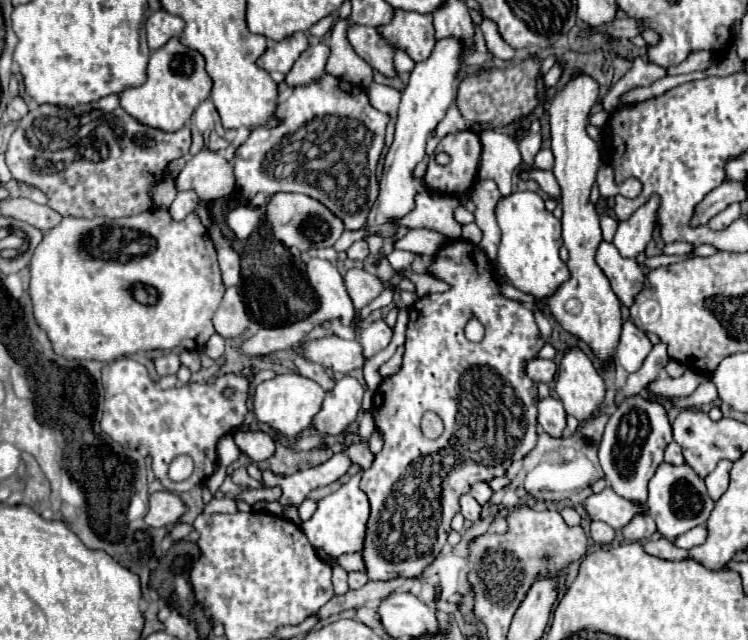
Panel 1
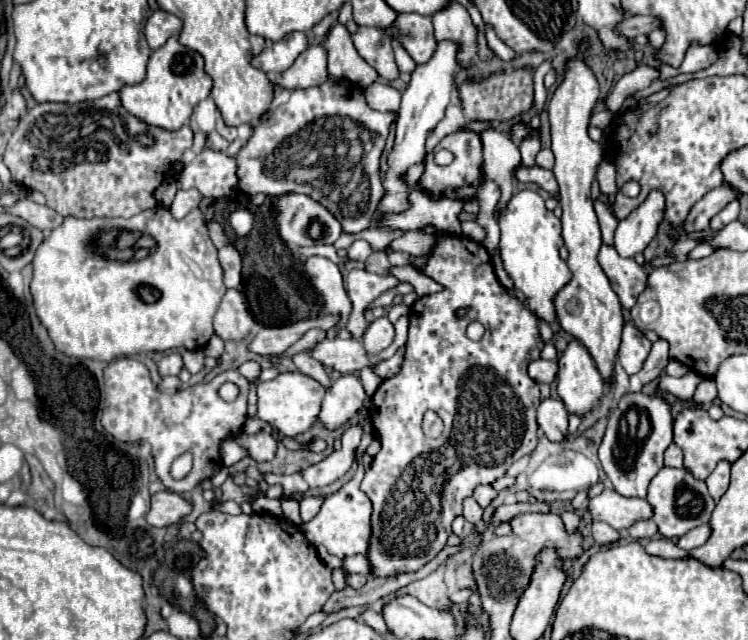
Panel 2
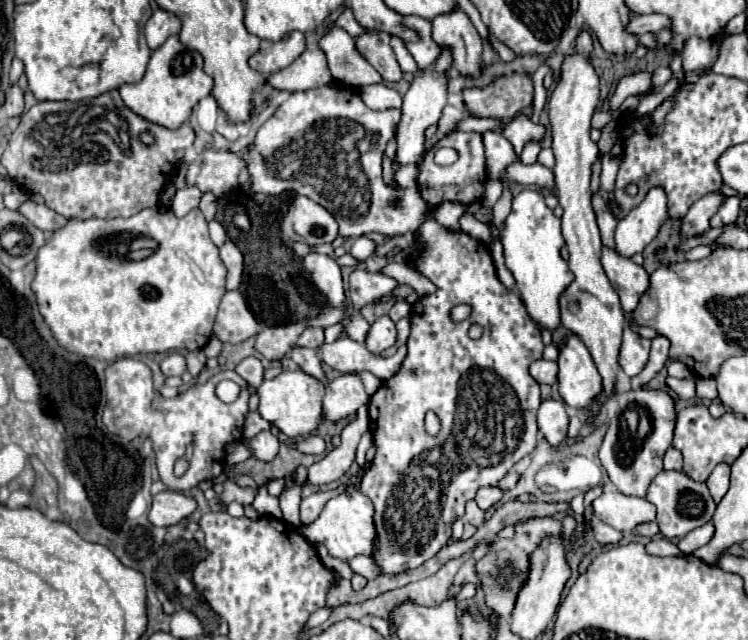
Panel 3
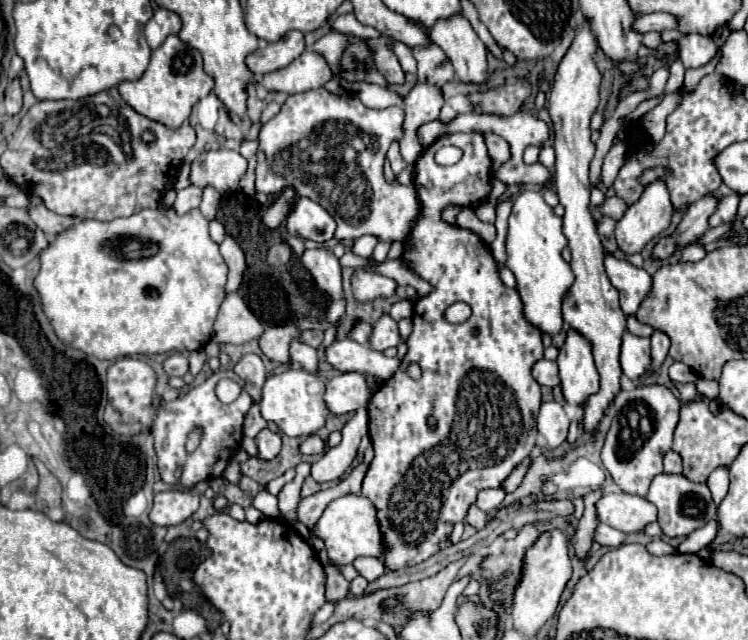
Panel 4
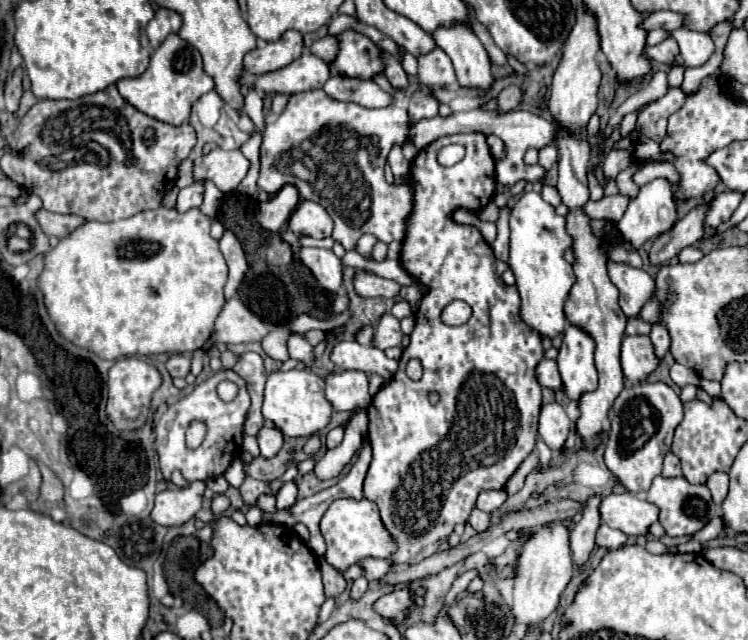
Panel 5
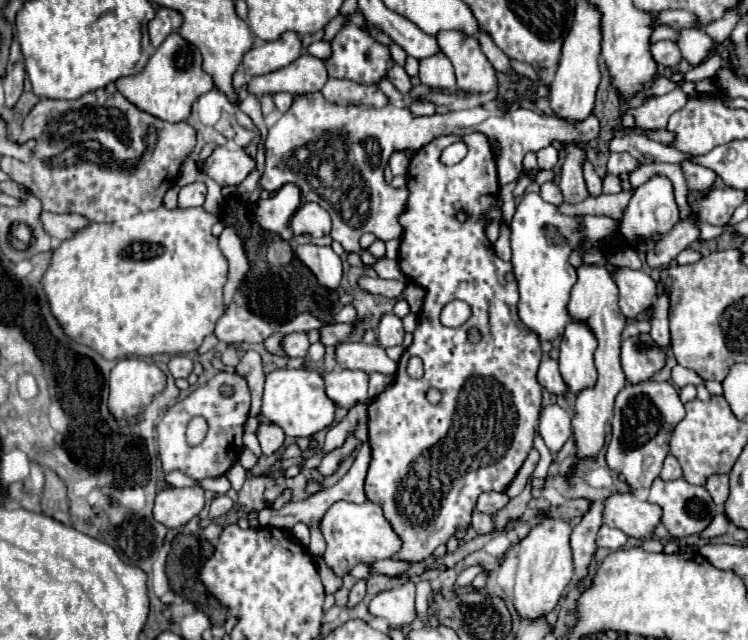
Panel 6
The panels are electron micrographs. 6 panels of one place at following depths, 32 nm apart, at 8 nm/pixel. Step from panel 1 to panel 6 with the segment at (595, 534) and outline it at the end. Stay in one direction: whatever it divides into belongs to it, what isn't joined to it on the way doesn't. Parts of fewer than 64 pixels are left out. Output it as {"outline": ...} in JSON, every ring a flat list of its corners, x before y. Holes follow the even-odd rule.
{"outline":[[602,524,602,528,598,530,598,538,596,544,600,548,608,548,608,550,620,550,626,544,628,536,624,532,620,532,618,528,610,528,606,524]]}

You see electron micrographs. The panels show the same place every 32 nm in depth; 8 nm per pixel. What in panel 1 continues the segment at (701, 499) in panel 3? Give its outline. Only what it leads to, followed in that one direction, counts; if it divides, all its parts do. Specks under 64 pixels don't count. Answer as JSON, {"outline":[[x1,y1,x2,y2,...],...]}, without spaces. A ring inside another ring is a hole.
{"outline":[[664,462,664,464,660,464,660,468,656,470,656,474,650,480,648,508,650,508,650,516,654,518,654,522,658,526,658,532,664,538,674,540,674,538,682,536,684,532,688,532,690,528,706,524,708,516,714,508,714,500,708,496,704,480,698,478,690,466,686,466,686,464,670,466]]}

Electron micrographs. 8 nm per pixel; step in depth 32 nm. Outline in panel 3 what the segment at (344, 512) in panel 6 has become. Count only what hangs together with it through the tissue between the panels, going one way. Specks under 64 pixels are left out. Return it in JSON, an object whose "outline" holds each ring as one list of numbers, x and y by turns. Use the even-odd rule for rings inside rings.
{"outline":[[348,488,344,494,328,500,318,520,306,526,306,538,310,542,324,544,328,548,328,554,342,562,350,562,360,554,372,556,372,552,376,552,376,526,372,524,372,516,372,502,360,490]]}

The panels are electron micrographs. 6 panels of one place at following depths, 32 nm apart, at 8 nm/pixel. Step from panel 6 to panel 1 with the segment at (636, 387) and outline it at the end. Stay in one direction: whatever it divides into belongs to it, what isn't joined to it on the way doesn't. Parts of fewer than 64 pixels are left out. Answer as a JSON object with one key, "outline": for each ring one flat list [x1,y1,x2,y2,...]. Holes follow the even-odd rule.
{"outline":[[640,394,624,398,606,424,606,432,598,450,600,466,612,484,612,490,628,500,646,502,648,480,662,464,664,448,672,442,672,424,666,408,658,400,642,398]]}

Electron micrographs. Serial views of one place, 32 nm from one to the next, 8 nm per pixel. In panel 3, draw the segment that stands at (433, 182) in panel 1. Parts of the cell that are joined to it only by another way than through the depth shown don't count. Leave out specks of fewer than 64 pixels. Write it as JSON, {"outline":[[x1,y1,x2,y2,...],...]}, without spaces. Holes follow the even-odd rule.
{"outline":[[450,132,446,134,434,148,430,148,424,158,418,164,420,174,418,174,418,190,420,196,424,198,424,202,430,206,430,210,434,212,438,206,442,206,444,202,460,202,464,206,472,204,472,202,480,202,486,190,486,180,488,180,488,172,486,172,486,154,484,154,484,142,482,136,476,132],[442,146,450,146,456,148,460,158,452,164,452,166,438,166,434,162,434,152]]}

